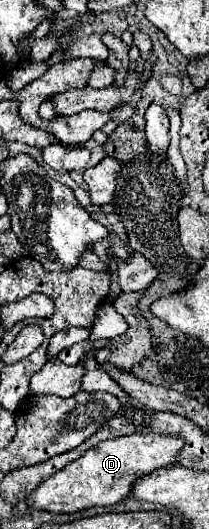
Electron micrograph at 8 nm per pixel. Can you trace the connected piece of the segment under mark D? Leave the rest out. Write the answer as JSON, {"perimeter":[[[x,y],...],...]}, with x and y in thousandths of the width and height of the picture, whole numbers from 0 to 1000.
{"perimeter":[[[612,822],[565,830],[507,830],[450,849],[421,849],[383,868],[344,871],[220,909],[201,909],[163,928],[144,928],[134,955],[153,962],[239,966],[239,970],[373,970],[421,958],[545,955],[612,940],[622,921],[689,894],[718,894],[756,883],[833,875],[842,856],[871,849],[861,826],[813,822]]]}

